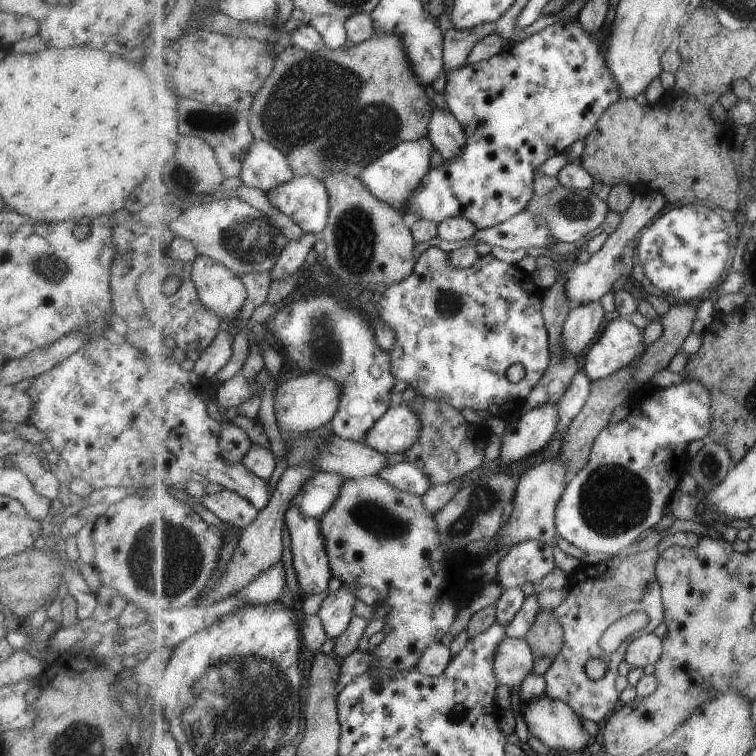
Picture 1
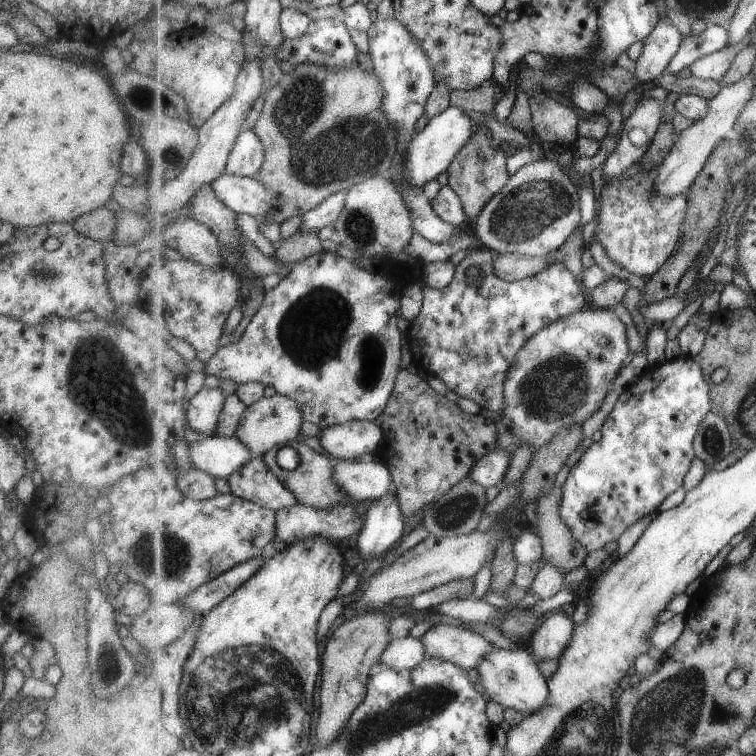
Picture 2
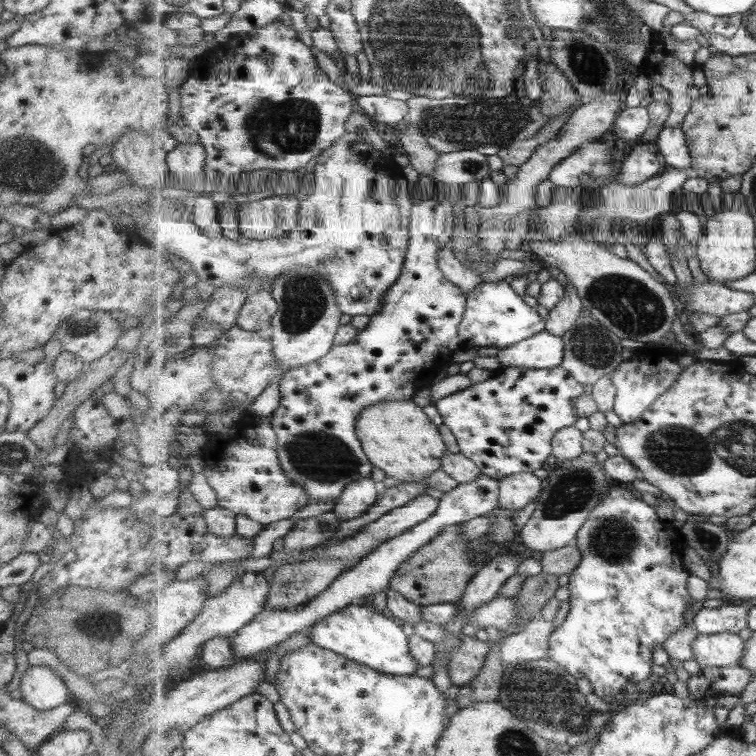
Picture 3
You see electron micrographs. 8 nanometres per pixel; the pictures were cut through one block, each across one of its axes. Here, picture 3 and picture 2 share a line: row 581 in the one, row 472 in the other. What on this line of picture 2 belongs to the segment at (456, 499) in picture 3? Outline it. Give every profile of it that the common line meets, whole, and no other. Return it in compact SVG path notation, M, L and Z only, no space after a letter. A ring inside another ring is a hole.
M335 461L335 482L341 486L341 492L366 502L373 502L377 498L383 498L383 494L391 492L389 488L395 487L389 467L383 463L375 462Z

